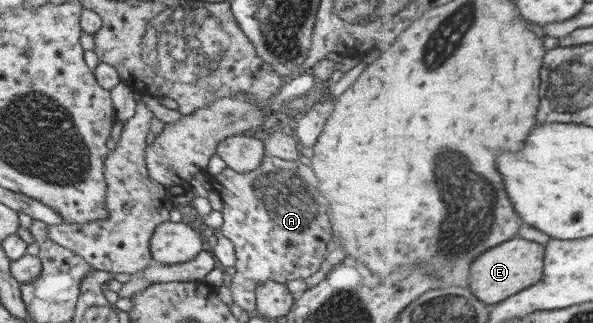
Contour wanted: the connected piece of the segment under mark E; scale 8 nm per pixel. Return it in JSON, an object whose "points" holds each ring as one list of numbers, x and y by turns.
{"points":[[524,235,512,238,492,250,486,250,484,256,472,260,469,288,487,305,498,305,506,298,541,282,544,278,545,258,546,244,527,240]]}

